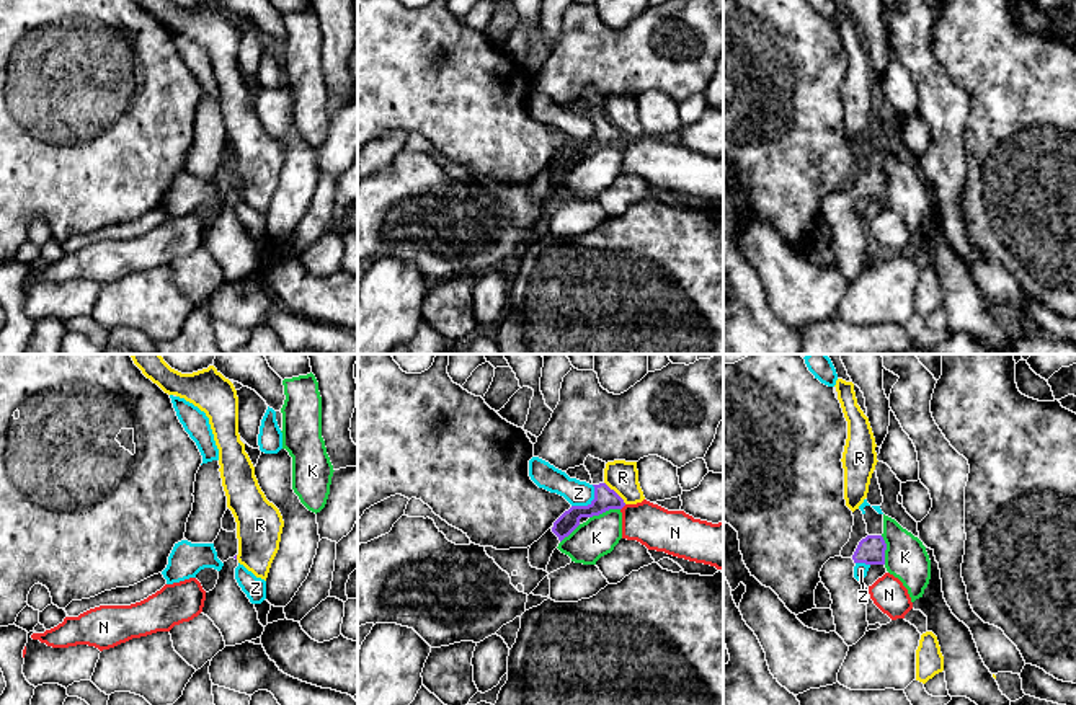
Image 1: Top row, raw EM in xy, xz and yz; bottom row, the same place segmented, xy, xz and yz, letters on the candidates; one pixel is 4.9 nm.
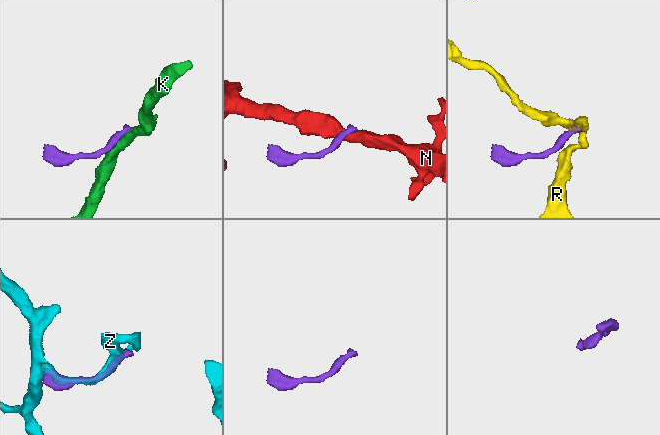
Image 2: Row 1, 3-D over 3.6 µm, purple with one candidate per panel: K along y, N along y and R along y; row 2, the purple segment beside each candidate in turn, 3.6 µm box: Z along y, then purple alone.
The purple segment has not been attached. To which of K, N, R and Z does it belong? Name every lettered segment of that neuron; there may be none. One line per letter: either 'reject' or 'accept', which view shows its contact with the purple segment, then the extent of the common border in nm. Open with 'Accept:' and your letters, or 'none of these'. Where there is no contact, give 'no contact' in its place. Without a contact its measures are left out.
Accept: none of these
K: reject; meets purple in xz; contact 160 nm long
N: reject; meets purple in xz; contact 40 nm long
R: reject; meets purple in xz; contact 160 nm long
Z: reject; meets purple in xz; contact 160 nm long

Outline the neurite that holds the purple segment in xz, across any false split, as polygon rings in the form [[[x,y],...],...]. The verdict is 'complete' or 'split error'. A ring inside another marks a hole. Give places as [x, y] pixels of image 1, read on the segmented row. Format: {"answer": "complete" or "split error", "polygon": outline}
{"answer": "split error", "polygon": [[[588,455],[583,465],[591,475],[594,499],[588,506],[571,506],[554,522],[552,532],[560,542],[580,525],[581,517],[599,516],[625,506],[624,499],[604,483],[606,462]]]}

